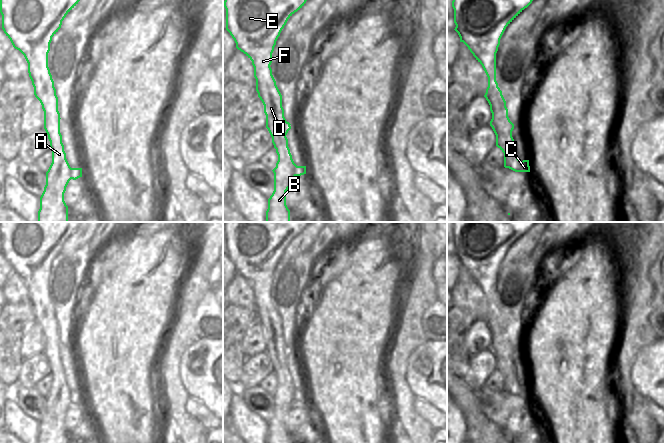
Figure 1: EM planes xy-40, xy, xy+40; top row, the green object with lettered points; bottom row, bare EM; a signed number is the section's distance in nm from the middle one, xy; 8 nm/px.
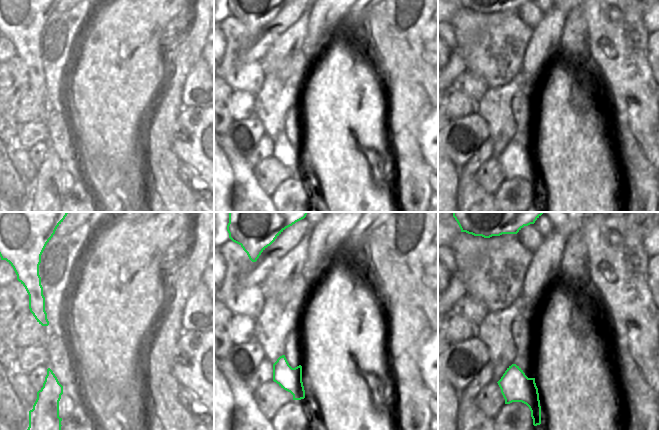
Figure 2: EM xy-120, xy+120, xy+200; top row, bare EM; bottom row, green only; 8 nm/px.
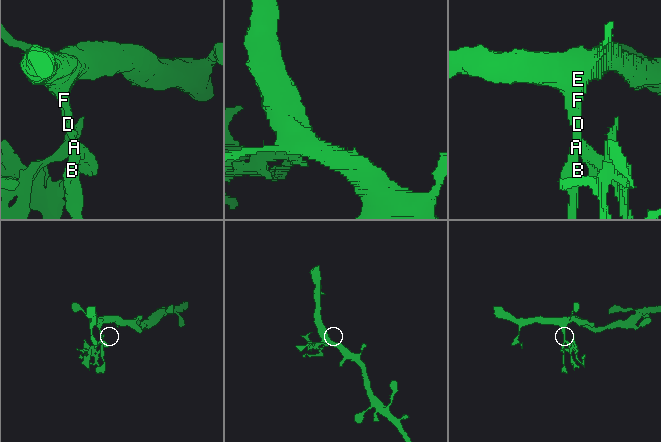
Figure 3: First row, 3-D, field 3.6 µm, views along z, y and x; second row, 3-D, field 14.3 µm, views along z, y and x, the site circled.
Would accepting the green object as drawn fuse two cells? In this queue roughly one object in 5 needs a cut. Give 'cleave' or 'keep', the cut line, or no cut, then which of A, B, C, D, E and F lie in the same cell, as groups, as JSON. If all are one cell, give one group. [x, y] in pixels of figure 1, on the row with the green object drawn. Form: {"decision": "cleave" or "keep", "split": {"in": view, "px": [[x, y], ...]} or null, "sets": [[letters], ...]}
{"decision": "cleave", "split": {"in": "xy+40", "px": [[514, 146], [512, 154], [504, 154]]}, "sets": [["A", "B", "D", "E", "F"], ["C"]]}

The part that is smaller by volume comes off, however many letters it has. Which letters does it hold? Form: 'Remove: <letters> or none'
Remove: C

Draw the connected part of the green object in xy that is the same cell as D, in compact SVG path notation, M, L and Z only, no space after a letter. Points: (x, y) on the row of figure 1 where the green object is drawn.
M225 0L226 30L254 67L256 91L264 105L266 128L278 155L274 173L274 191L268 199L266 222L290 222L286 191L295 176L306 174L306 166L297 166L286 137L291 124L284 117L282 95L270 67L272 53L288 19L307 0Z

